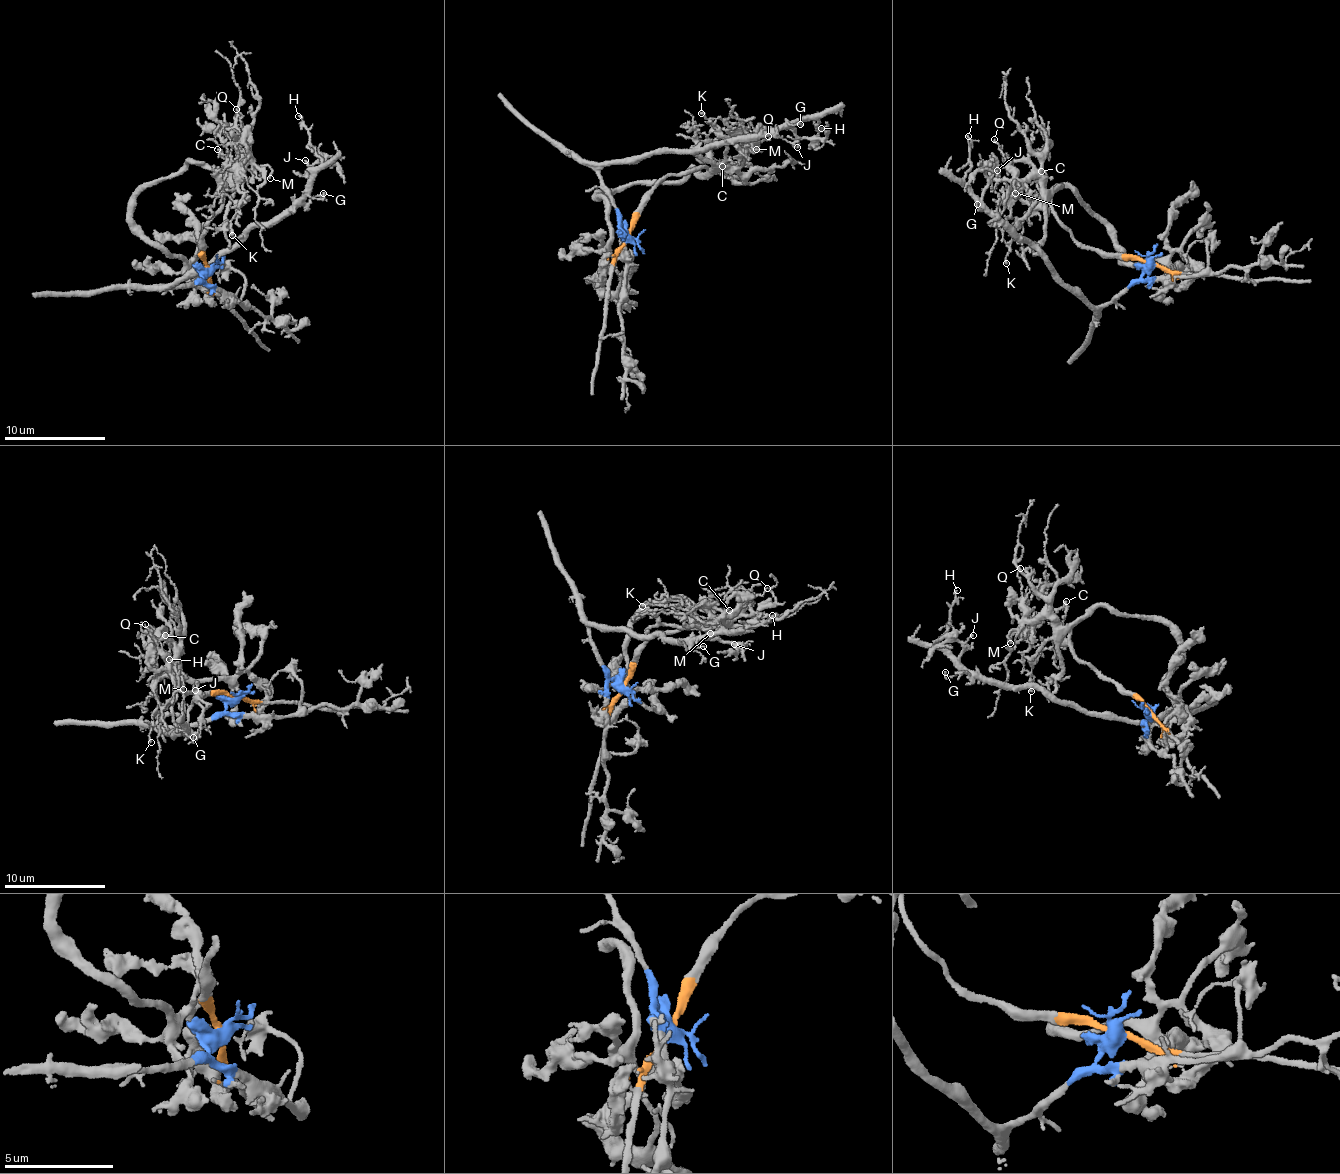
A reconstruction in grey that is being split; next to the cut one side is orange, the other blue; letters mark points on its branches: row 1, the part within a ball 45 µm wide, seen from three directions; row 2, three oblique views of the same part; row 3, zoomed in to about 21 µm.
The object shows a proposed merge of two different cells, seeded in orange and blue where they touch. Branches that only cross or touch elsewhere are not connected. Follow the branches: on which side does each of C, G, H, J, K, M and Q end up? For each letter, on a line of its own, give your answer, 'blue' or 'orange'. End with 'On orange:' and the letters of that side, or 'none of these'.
C: orange
G: blue
H: blue
J: blue
K: orange
M: orange
Q: orange
On orange: C, K, M, Q

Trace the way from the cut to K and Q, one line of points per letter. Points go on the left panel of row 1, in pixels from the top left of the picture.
K: (208, 270), (199, 246), (218, 211), (219, 188), (237, 206), (230, 228), (233, 236)
Q: (208, 270), (199, 254), (204, 237), (221, 201), (222, 188), (247, 156), (235, 108)

